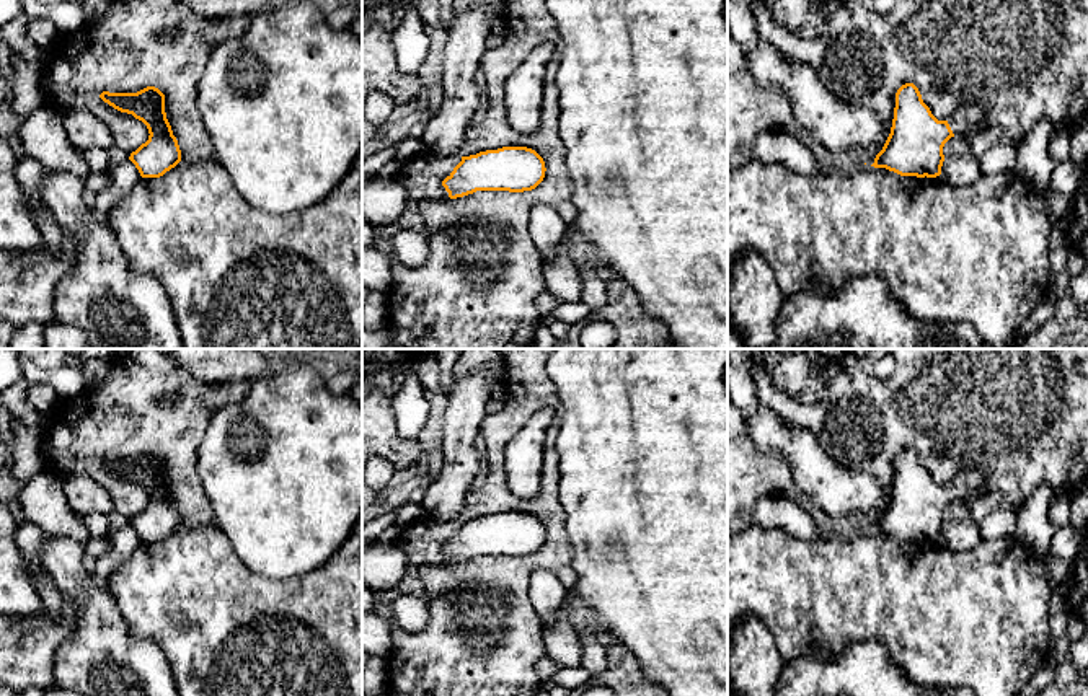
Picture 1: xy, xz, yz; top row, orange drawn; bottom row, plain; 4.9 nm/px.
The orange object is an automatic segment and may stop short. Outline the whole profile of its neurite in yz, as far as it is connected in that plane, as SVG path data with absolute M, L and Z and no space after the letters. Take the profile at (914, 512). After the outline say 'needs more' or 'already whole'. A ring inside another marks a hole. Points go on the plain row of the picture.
M905 448L896 458L891 499L871 531L900 541L936 543L944 526L944 509L977 491L985 478L979 469L961 471L948 486L938 486L918 453Z; needs more

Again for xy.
M147 452L137 458L103 456L100 463L147 491L148 505L129 522L142 543L160 543L181 526L181 515L165 478L165 460L158 453Z; already whole

